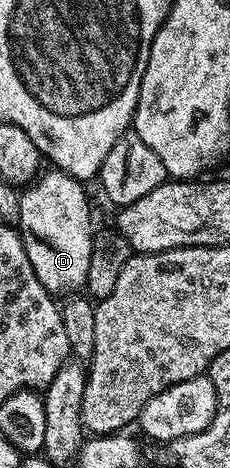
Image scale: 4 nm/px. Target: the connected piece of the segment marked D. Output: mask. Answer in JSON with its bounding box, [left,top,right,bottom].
[19,172,94,296]

